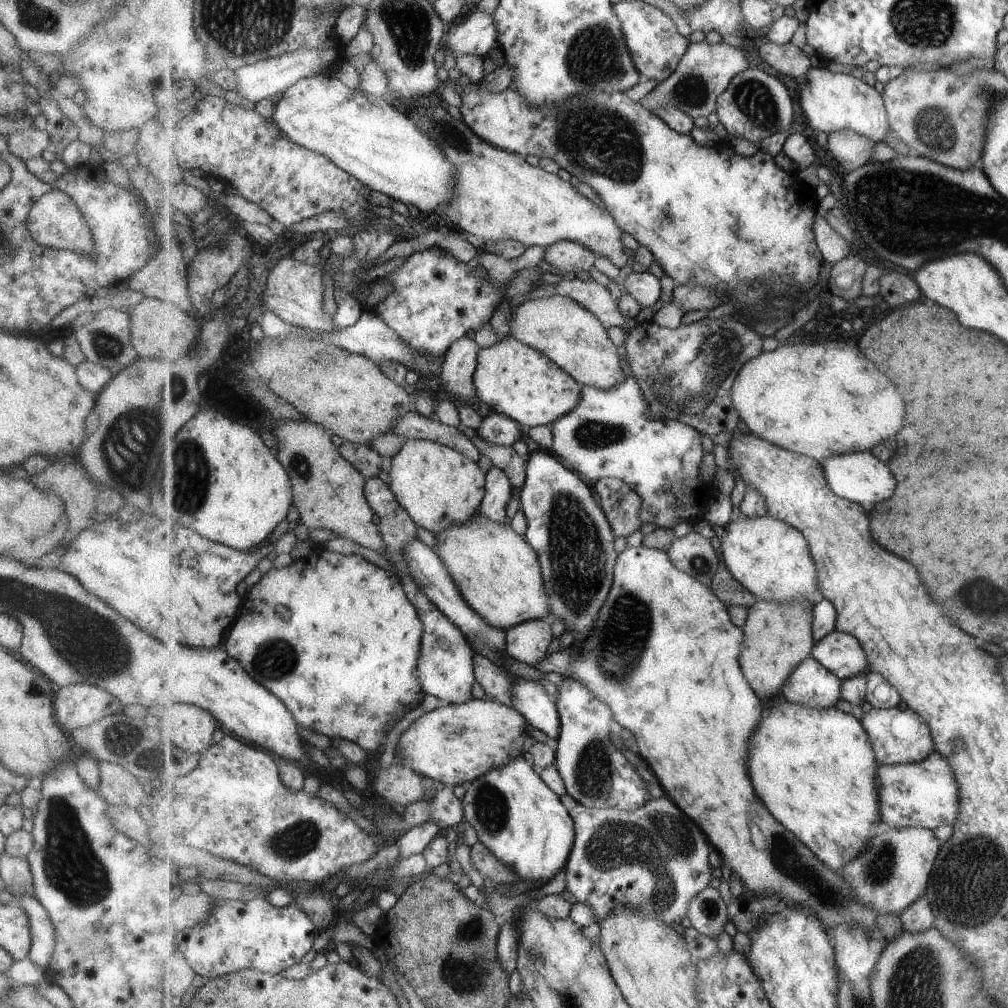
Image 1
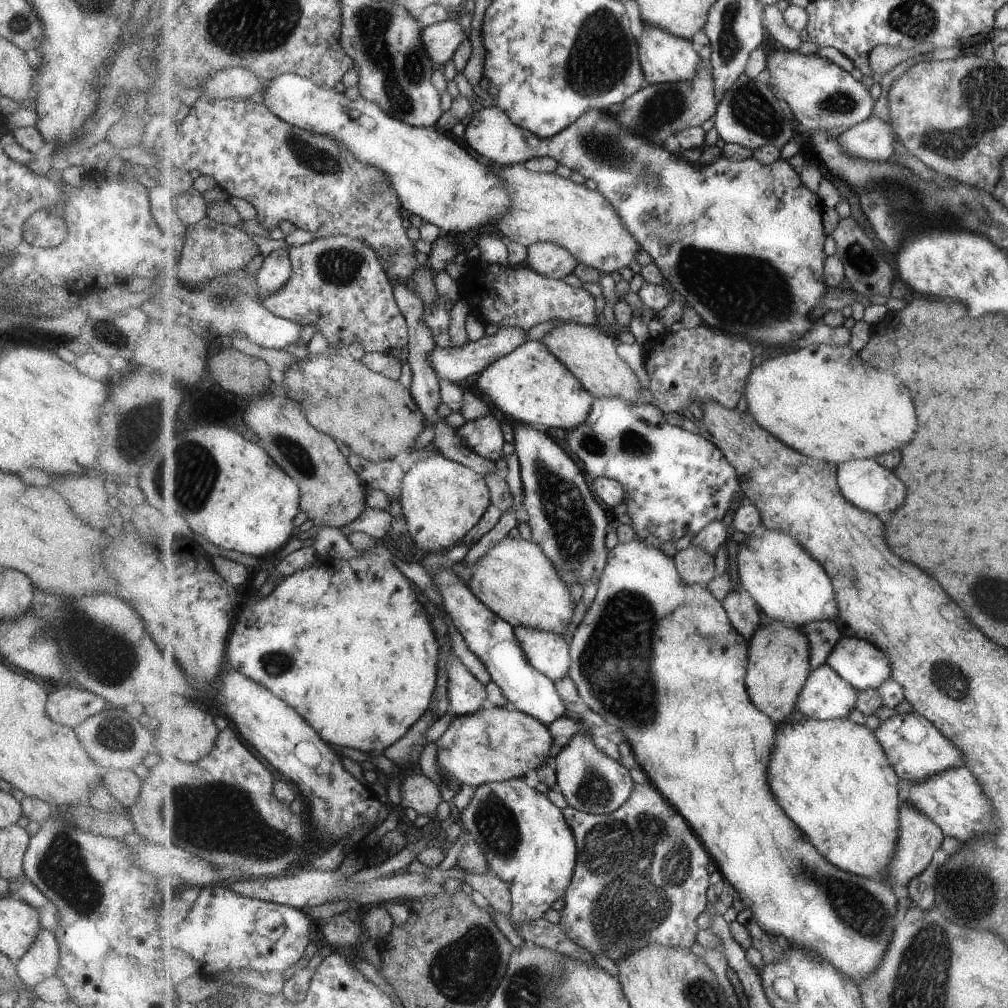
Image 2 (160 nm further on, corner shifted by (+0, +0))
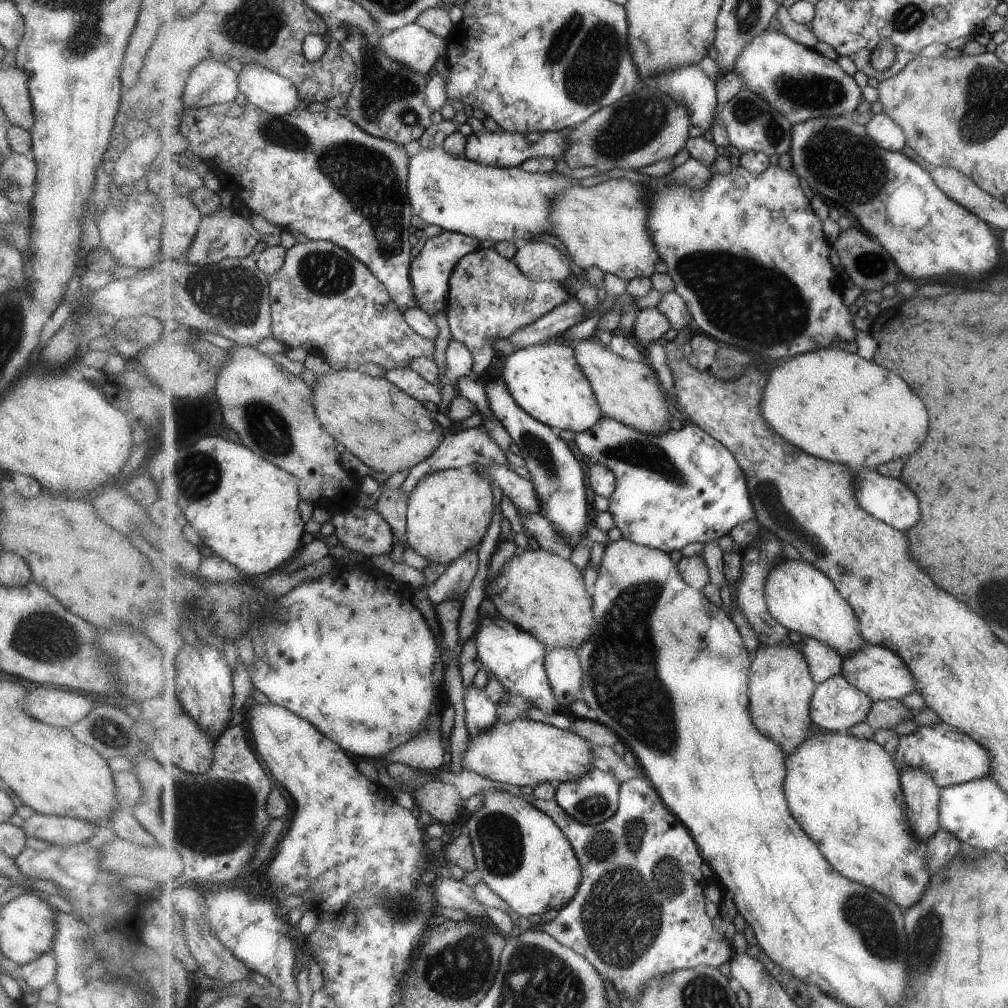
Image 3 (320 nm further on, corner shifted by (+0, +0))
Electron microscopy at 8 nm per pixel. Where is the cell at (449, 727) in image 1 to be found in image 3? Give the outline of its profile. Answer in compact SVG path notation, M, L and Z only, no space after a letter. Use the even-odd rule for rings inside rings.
M499 715L499 720L492 729L482 732L478 737L469 736L468 748L464 754L463 768L471 770L482 777L501 784L515 784L519 787L530 786L532 789L540 784L577 783L587 776L593 766L604 765L595 757L593 744L569 729L559 729L553 725L543 724L531 719L517 719L507 723Z

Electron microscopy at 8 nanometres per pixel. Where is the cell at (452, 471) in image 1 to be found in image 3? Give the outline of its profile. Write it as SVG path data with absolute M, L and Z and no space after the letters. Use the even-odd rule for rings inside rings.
M449 469L423 478L408 498L408 546L428 562L446 565L456 562L483 542L493 518L493 490L487 480L469 469Z

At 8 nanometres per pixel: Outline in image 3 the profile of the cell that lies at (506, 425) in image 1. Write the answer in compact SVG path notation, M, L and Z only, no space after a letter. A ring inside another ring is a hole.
M475 427L474 429L467 429L457 434L447 434L441 446L423 463L419 463L413 467L411 472L406 476L406 479L399 487L407 497L411 496L413 490L423 480L423 478L438 473L439 471L446 471L449 469L468 469L471 464L477 462L483 467L498 467L501 465L508 465L508 458L506 452L501 450L501 446L485 432L482 427Z

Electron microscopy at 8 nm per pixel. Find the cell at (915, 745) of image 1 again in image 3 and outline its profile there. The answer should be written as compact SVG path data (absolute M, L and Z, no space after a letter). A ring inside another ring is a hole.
M943 722L932 726L920 726L912 734L899 737L893 756L901 770L907 767L925 769L934 776L941 788L991 777L994 770L994 760L988 748L960 728Z

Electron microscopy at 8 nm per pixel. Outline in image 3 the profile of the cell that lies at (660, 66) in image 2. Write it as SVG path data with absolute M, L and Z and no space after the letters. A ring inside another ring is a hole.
M691 65L683 67L678 71L673 71L667 75L662 75L655 80L657 86L665 94L672 96L679 104L686 105L690 114L691 124L700 129L701 134L709 132L712 135L712 130L716 124L716 120L720 116L721 104L718 100L718 90L716 81L711 80L699 65Z

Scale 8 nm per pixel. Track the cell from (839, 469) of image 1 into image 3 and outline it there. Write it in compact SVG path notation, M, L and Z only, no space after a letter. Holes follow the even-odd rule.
M857 469L856 490L857 496L861 496L861 506L869 511L871 516L877 516L879 520L887 522L889 526L895 526L901 532L909 532L921 522L921 508L917 496L903 484L901 479L883 476L875 469Z

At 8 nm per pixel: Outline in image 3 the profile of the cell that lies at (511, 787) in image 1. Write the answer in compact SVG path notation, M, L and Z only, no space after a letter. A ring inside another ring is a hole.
M496 790L482 795L483 805L466 826L486 886L524 917L567 907L580 890L584 868L564 830L524 798Z

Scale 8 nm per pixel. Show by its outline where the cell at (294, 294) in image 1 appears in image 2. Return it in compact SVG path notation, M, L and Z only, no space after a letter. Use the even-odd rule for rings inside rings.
M283 248L271 251L265 257L256 277L264 300L267 300L274 292L280 291L292 277L289 251Z

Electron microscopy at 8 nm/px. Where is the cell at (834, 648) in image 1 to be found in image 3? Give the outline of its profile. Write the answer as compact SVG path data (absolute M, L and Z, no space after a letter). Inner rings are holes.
M865 645L855 655L844 659L842 674L852 685L866 692L874 701L889 699L902 701L907 695L918 690L918 680L912 668L896 652L886 646Z

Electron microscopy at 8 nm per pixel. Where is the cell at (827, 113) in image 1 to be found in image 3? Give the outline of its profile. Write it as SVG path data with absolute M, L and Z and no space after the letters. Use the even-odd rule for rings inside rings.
M763 29L754 36L740 52L740 57L735 63L735 73L741 75L751 92L763 96L774 109L784 113L793 125L804 123L809 119L820 116L837 116L849 114L864 100L863 89L857 86L855 78L843 72L836 60L823 56L815 49L799 44L781 29Z

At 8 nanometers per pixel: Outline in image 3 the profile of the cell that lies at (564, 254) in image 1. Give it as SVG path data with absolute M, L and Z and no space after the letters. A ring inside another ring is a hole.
M529 241L514 256L517 266L534 281L565 282L572 276L572 262L545 242Z

